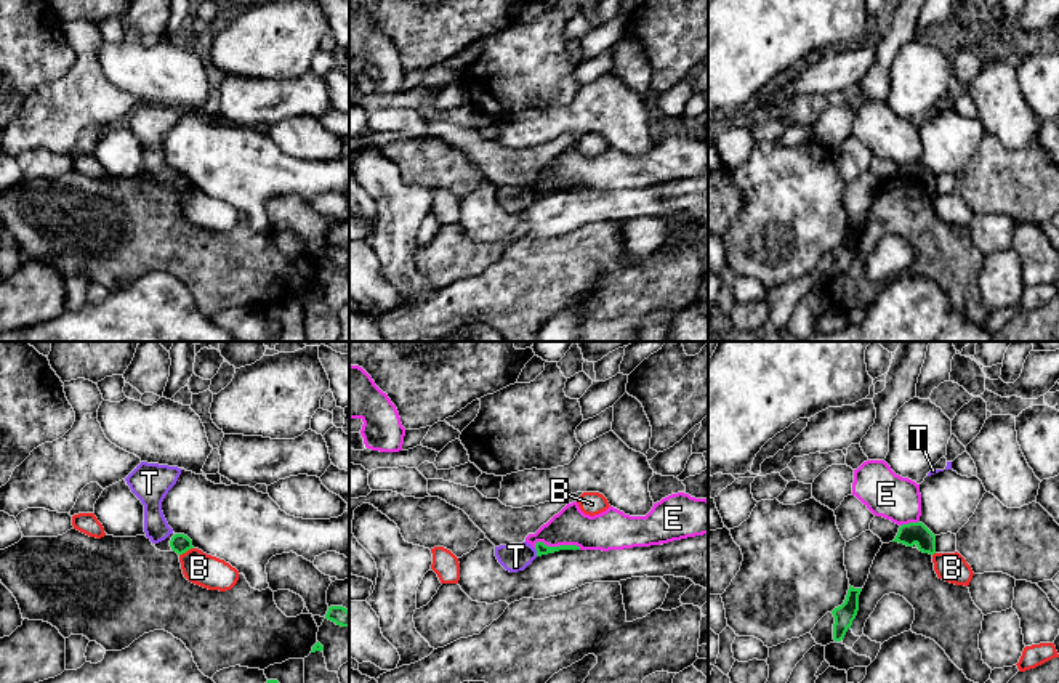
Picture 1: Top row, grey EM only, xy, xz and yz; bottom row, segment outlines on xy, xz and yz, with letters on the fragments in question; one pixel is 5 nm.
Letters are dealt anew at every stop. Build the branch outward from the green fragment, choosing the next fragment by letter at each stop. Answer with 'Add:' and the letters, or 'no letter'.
Add: no letter

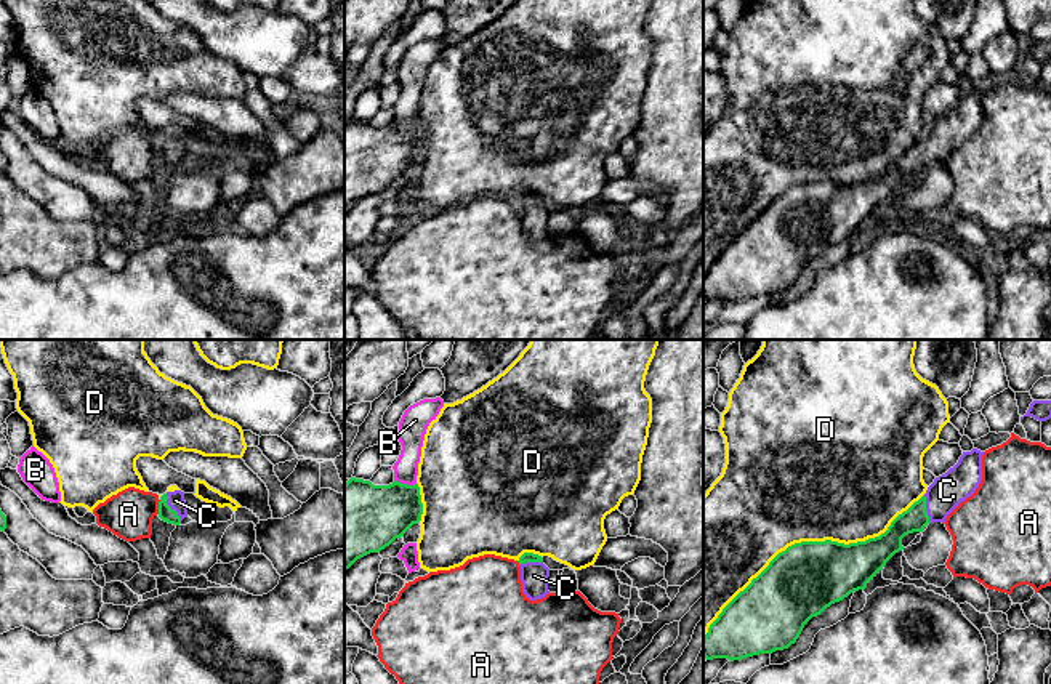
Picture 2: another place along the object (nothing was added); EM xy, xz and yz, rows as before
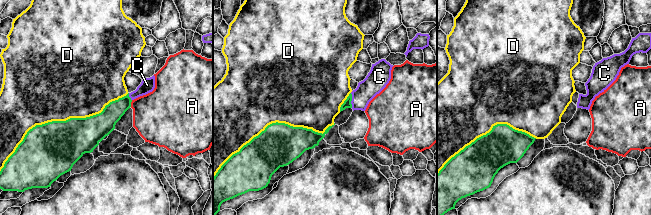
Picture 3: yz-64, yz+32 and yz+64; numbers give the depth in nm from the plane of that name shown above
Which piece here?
Add: C

